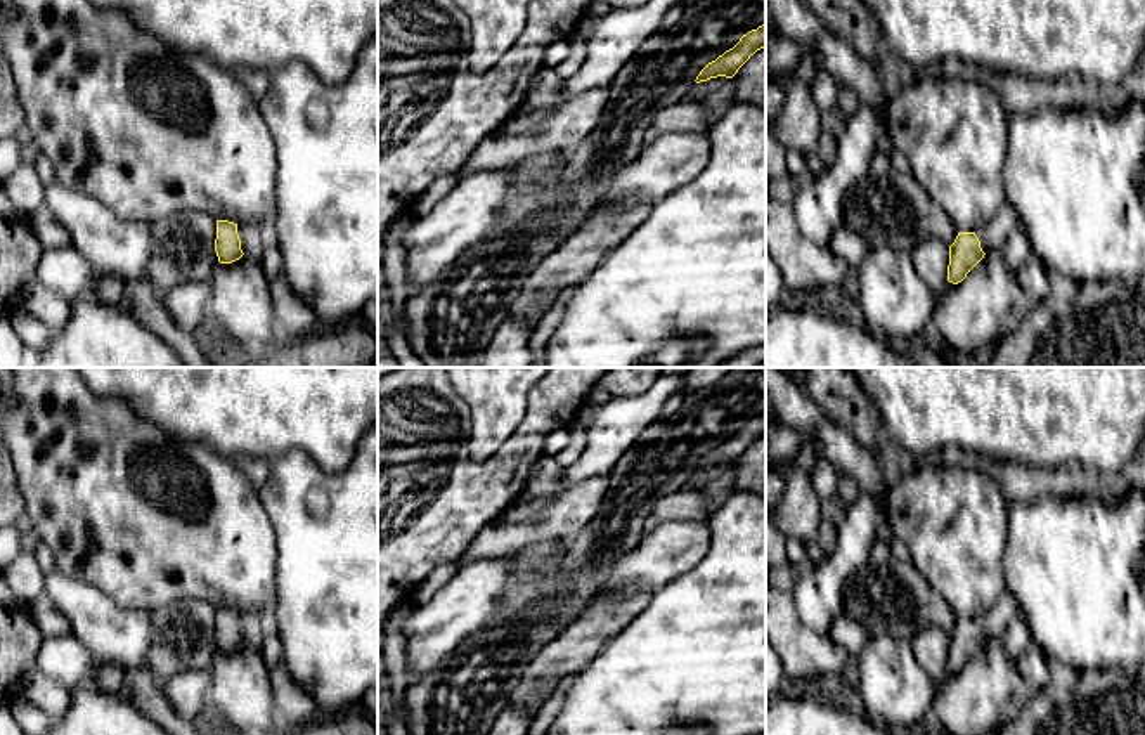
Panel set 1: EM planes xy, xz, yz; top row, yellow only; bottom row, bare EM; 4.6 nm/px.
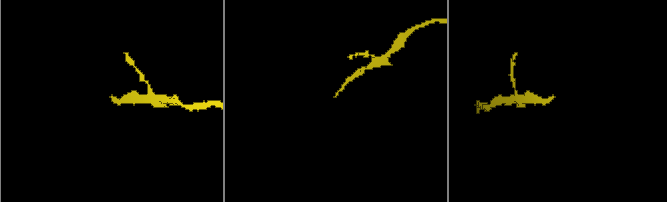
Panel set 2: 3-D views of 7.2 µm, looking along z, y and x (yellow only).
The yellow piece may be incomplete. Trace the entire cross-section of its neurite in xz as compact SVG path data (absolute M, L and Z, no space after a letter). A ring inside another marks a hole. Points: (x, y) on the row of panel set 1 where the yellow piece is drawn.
M766 23L743 35L733 49L708 62L695 81L700 83L717 76L733 78L738 69L760 49L766 49Z

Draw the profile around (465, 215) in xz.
M511 168L478 172L457 184L402 237L405 267L414 291L430 286L466 248L487 239L508 189Z

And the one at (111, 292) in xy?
M109 276L106 281L102 281L95 289L95 298L126 309L126 296L123 291L125 283Z

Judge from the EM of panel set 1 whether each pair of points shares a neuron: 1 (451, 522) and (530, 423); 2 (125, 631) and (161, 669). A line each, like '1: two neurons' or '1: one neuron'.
1: one neuron
2: two neurons

